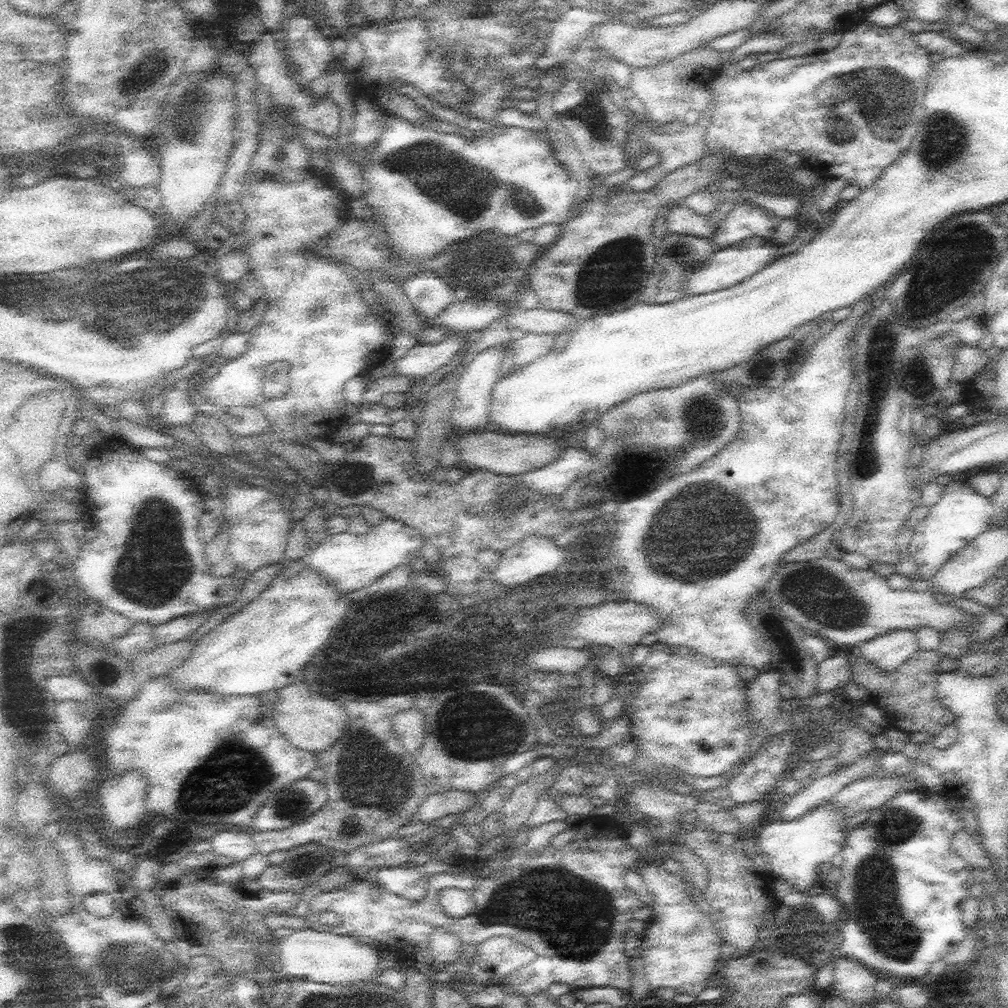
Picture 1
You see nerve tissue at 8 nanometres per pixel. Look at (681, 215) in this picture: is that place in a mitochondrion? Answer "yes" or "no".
no

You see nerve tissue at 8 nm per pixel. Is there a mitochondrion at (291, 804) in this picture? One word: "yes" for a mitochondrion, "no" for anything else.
yes

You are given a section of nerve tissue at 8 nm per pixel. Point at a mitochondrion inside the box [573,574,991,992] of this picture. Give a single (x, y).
(880, 916)

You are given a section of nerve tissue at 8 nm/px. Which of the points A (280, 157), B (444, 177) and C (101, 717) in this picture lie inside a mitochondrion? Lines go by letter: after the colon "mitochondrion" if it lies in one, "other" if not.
A: mitochondrion
B: mitochondrion
C: other

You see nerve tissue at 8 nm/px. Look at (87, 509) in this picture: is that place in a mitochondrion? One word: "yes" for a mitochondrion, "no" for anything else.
no

